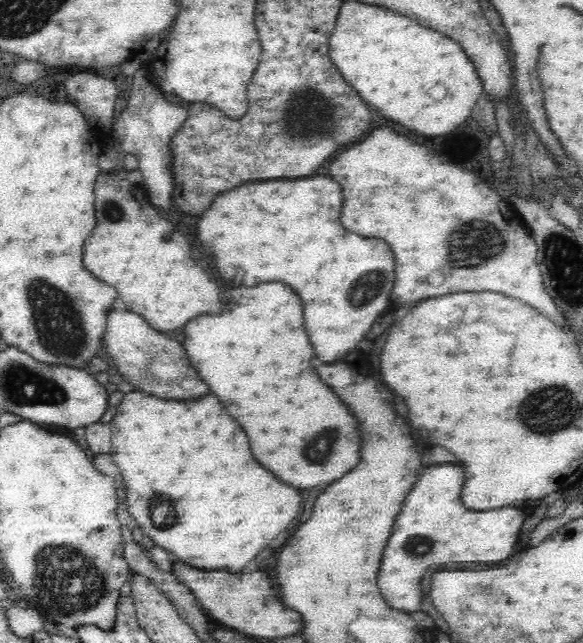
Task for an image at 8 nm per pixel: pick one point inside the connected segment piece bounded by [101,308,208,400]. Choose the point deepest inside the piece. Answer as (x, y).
(151, 361)

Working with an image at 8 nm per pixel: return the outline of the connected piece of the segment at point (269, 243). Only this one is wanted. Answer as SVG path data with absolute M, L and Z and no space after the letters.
M306 176L298 180L262 180L226 190L210 201L210 208L198 220L198 238L214 254L224 280L236 286L280 280L294 288L304 304L308 338L314 344L316 358L322 362L340 360L358 346L386 310L394 282L394 260L388 244L346 232L340 224L340 210L342 188L330 176Z

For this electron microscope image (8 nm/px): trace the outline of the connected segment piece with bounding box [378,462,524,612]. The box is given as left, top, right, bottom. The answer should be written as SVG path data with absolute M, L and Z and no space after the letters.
M442 462L426 470L416 482L408 502L394 524L390 542L384 550L378 586L392 608L404 612L420 610L420 578L432 564L442 562L500 562L514 552L524 514L516 508L496 508L486 512L468 510L458 498L458 484L464 480L460 466Z

